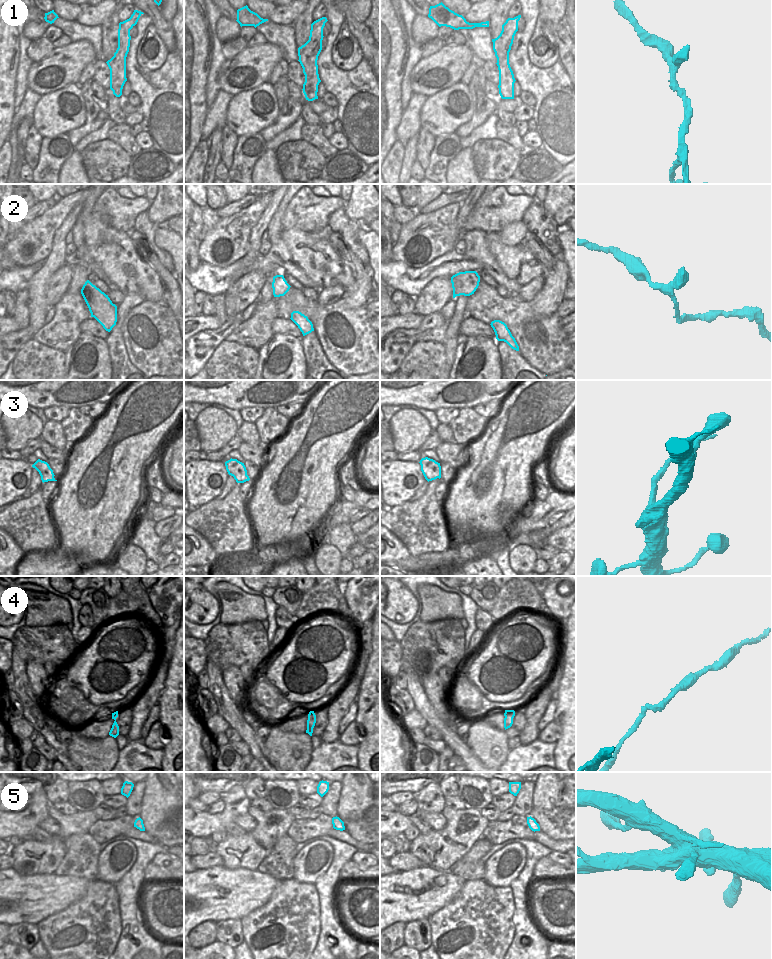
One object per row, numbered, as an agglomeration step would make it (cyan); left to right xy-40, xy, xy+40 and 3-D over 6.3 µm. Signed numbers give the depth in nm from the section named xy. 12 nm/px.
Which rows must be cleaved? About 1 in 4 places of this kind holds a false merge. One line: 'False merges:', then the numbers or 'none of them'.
False merges: 3

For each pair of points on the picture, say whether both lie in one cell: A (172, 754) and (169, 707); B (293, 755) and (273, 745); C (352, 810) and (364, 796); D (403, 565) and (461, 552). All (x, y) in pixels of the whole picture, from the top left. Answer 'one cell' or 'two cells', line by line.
A: one cell
B: one cell
C: one cell
D: one cell

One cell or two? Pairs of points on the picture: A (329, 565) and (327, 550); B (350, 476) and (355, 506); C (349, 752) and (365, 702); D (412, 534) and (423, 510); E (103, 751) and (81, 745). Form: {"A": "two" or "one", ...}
{"A": "one", "B": "two", "C": "two", "D": "one", "E": "one"}

